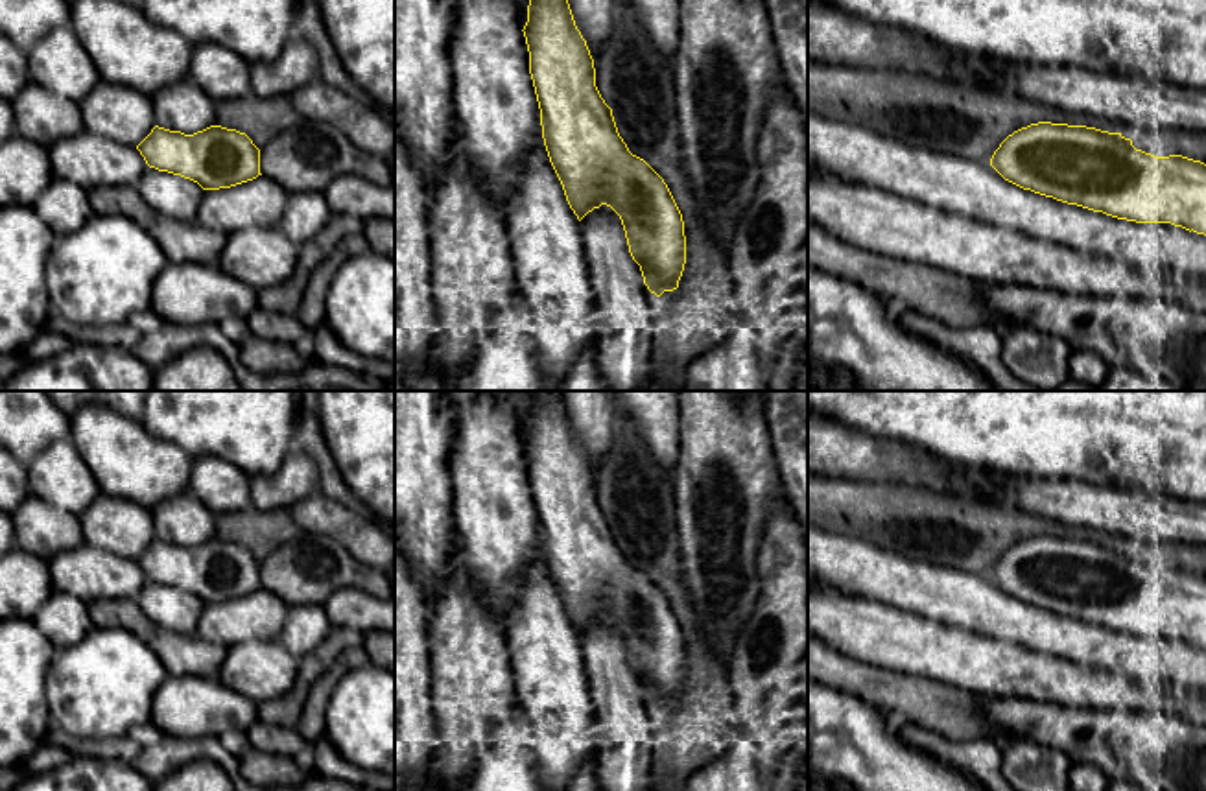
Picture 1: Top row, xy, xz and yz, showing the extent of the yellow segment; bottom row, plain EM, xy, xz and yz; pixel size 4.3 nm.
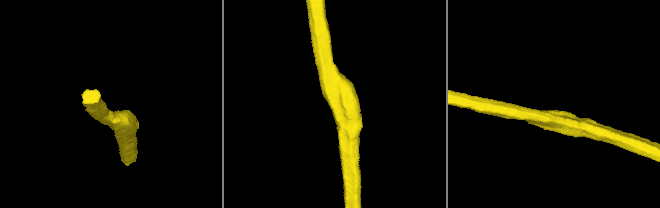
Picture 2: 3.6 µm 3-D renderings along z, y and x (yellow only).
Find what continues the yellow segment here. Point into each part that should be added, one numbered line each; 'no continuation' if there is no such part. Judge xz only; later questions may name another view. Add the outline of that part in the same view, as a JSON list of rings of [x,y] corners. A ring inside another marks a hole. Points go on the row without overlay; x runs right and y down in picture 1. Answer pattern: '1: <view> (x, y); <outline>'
no continuation

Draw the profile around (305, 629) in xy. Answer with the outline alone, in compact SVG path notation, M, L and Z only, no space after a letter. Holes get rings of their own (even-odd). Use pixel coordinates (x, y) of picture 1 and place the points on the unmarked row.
M297 605L290 607L278 640L301 660L302 656L315 653L332 629L323 605Z

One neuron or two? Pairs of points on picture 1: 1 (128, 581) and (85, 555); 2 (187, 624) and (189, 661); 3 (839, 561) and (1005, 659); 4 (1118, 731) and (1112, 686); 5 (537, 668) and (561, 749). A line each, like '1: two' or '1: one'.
1: one
2: two
3: two
4: two
5: one

